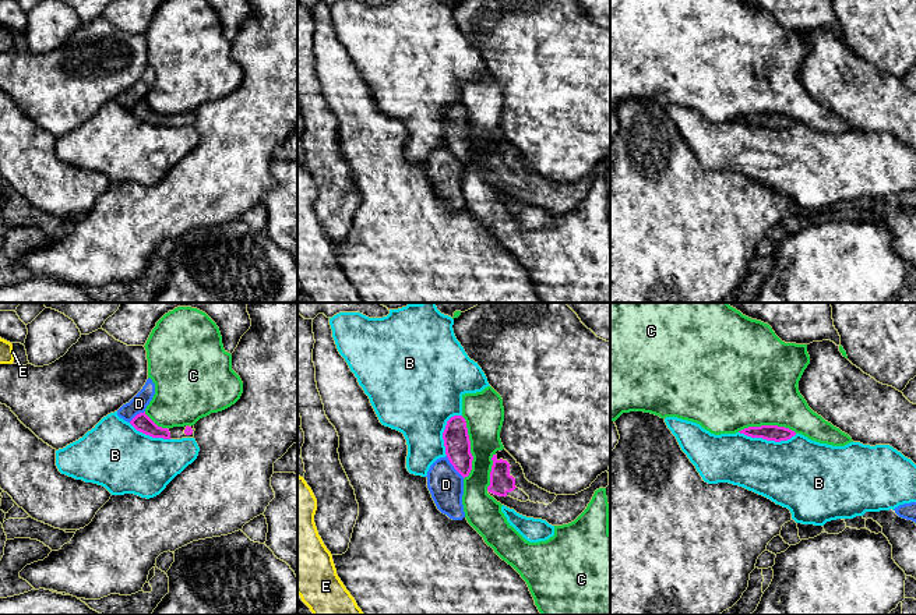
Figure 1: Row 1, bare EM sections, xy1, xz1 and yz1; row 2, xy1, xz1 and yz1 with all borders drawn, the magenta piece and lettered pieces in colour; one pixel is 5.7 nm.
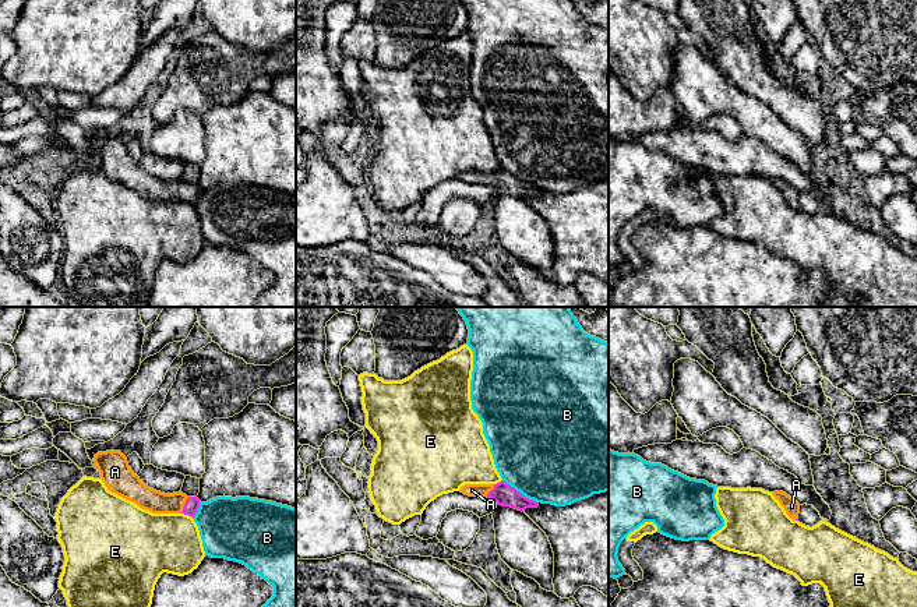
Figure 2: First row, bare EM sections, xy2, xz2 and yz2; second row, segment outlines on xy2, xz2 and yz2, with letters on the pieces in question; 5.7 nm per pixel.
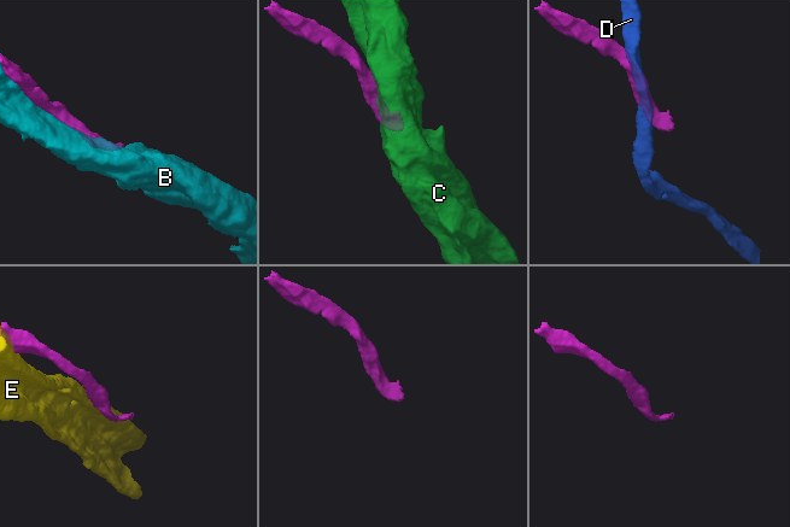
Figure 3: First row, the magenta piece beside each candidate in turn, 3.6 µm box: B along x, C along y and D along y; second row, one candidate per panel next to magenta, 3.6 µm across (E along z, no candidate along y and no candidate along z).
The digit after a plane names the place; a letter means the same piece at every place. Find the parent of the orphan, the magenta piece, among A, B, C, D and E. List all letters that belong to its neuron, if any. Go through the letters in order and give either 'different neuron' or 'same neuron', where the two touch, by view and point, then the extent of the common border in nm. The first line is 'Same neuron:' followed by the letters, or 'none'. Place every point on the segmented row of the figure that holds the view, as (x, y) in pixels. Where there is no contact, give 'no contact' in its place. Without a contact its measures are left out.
Same neuron: A
A: same neuron; meets magenta in xy2 at (184, 505); contact 110 nm long
B: different neuron; meets magenta in yz1 at (768, 439); contact 340 nm long
C: different neuron; meets magenta in xz1 at (469, 448); contact 360 nm long
D: different neuron; meets magenta in xz1 at (454, 467); contact 170 nm long
E: different neuron; meets magenta in xy2 at (187, 514); contact 70 nm long

